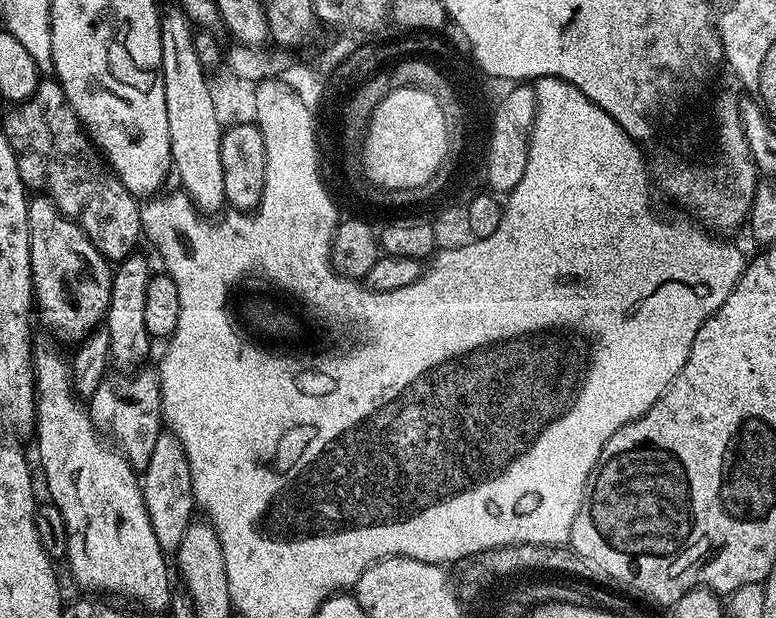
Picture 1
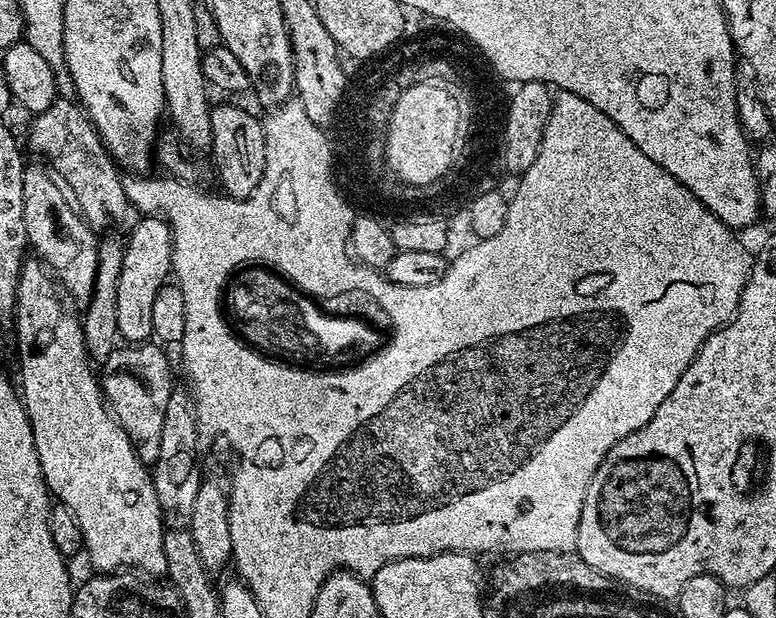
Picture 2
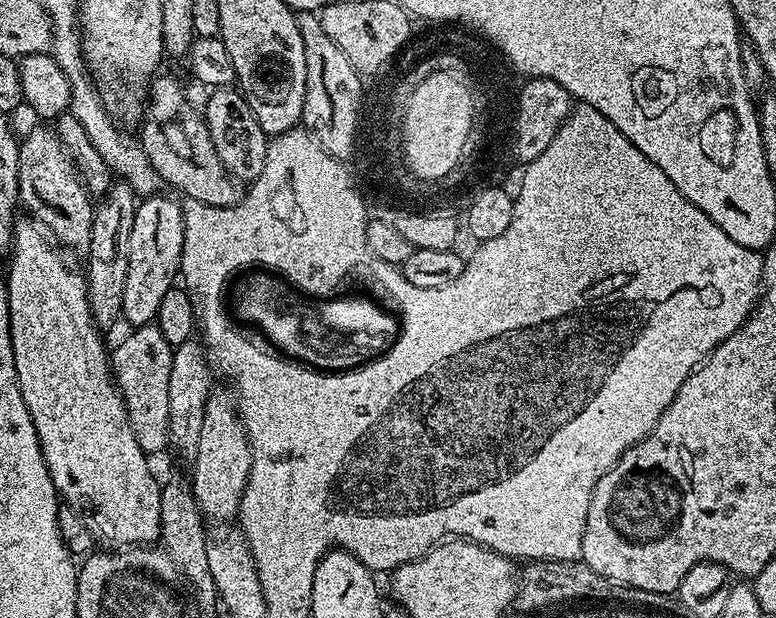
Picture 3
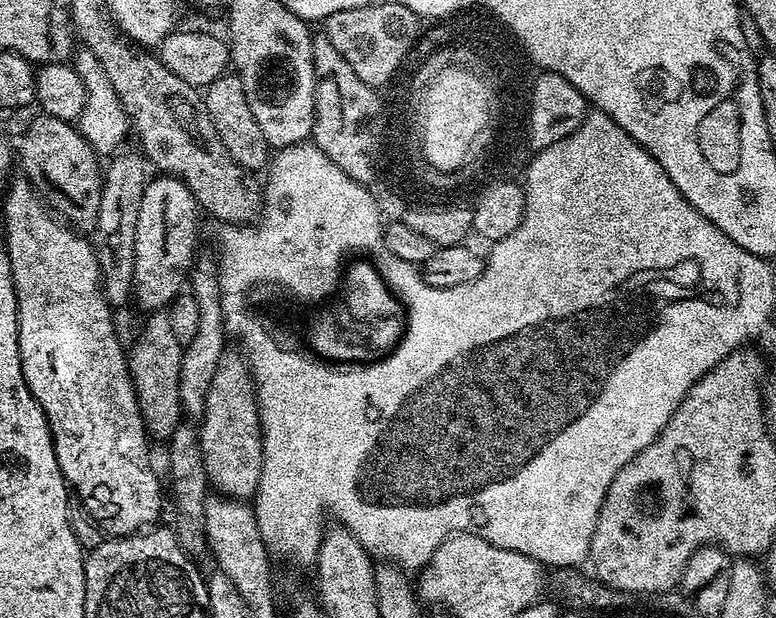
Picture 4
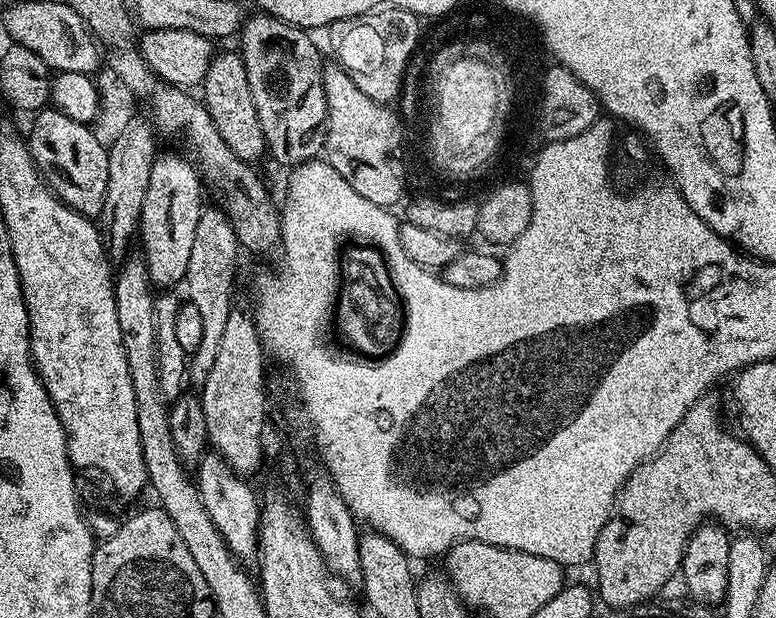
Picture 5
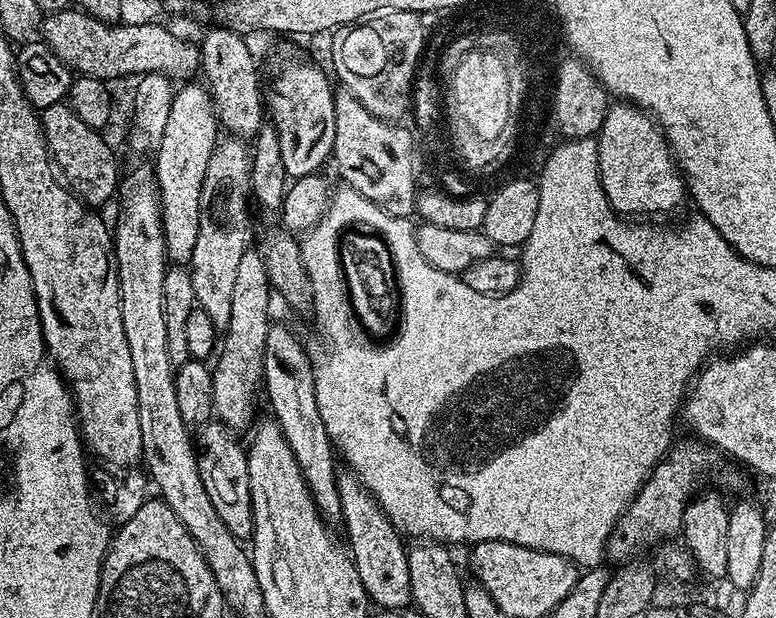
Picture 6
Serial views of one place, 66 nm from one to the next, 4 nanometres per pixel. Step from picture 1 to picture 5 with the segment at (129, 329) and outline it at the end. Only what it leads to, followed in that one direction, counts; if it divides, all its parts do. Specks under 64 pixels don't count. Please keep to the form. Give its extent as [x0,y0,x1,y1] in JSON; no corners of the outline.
[138,155,202,289]

